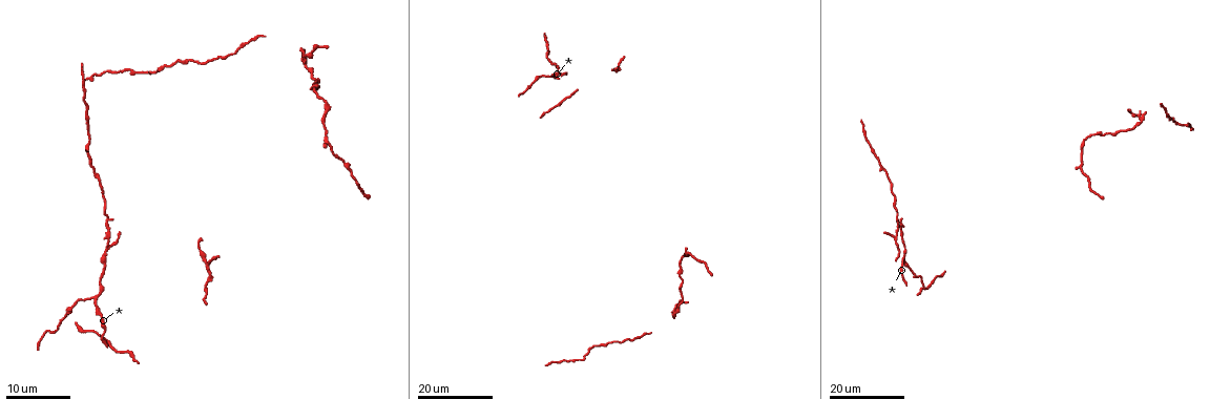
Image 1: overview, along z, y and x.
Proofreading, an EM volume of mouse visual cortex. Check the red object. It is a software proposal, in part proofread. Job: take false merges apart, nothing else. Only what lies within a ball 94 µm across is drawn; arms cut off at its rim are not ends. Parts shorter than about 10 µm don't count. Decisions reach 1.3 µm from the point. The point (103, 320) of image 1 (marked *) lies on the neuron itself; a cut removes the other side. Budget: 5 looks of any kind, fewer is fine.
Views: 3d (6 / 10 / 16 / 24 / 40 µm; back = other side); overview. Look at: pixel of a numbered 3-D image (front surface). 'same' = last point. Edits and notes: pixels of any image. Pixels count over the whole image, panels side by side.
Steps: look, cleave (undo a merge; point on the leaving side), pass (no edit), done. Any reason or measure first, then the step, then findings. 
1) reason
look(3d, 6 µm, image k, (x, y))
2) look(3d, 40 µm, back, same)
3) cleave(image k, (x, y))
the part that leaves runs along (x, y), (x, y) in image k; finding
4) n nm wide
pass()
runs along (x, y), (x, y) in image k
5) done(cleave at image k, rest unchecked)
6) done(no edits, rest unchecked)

thick turns thin
look(3d, 16 µm, image 1, (1084, 141))

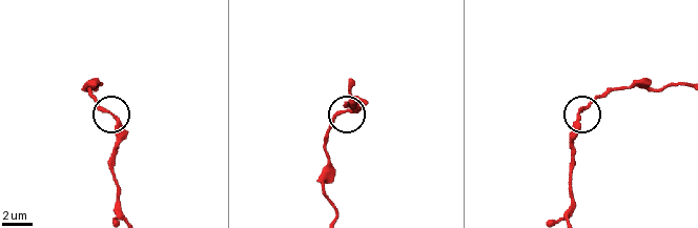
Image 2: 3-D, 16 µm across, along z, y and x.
look(3d, 6 µm, image 2, (349, 110))

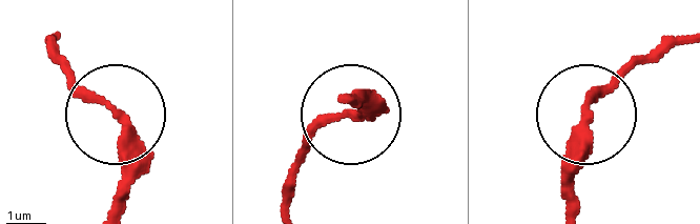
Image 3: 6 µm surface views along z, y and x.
pass()
all the same neuron

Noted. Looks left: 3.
sudden change in width
look(3d, 24 µm, image 1, (1103, 135))

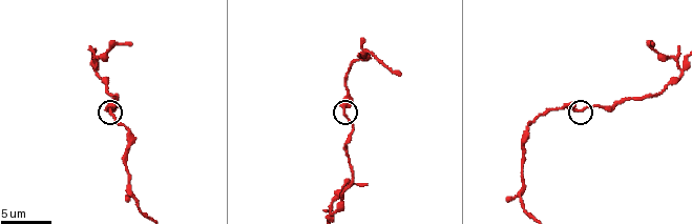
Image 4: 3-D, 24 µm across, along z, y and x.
closer look
look(3d, 10 µm, image 4, (346, 113))

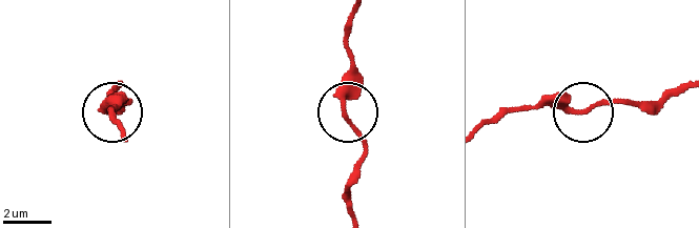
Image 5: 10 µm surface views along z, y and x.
pass()
continuous, no second neuron

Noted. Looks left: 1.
three arms meet
look(3d, 6 µm, image 4, (520, 195))

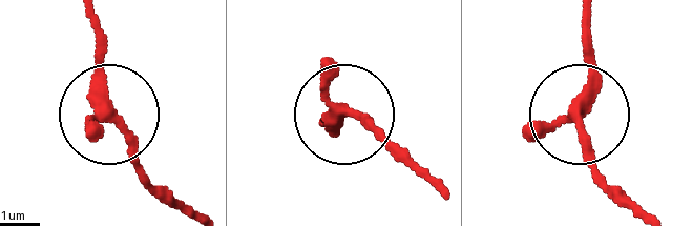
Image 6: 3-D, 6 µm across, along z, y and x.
3 arms
pass()
one neuron here

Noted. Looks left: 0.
done(no edits, rest unchecked)

